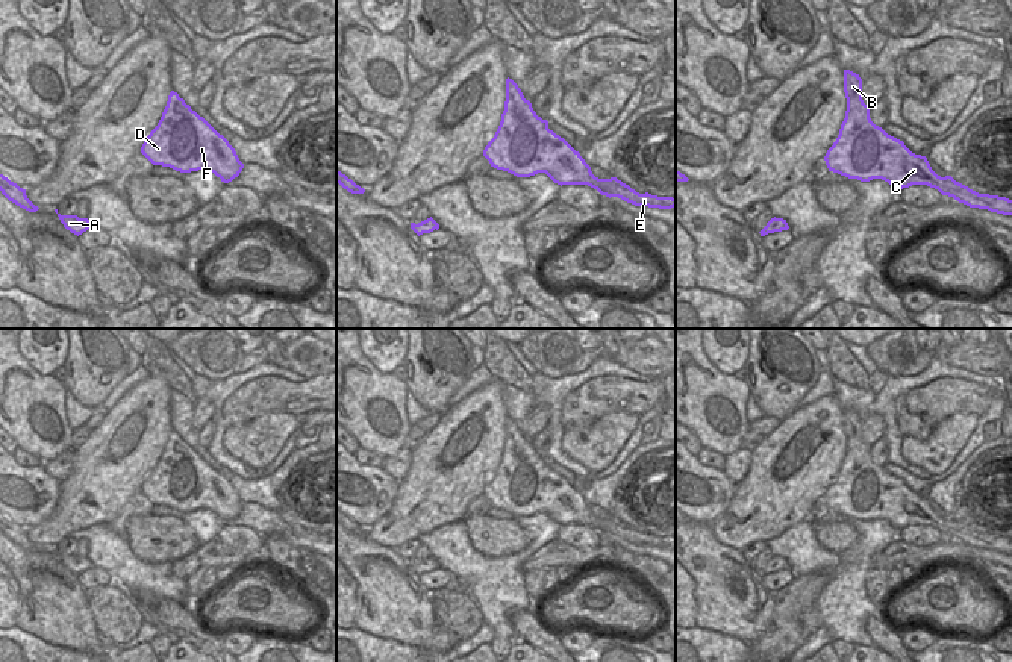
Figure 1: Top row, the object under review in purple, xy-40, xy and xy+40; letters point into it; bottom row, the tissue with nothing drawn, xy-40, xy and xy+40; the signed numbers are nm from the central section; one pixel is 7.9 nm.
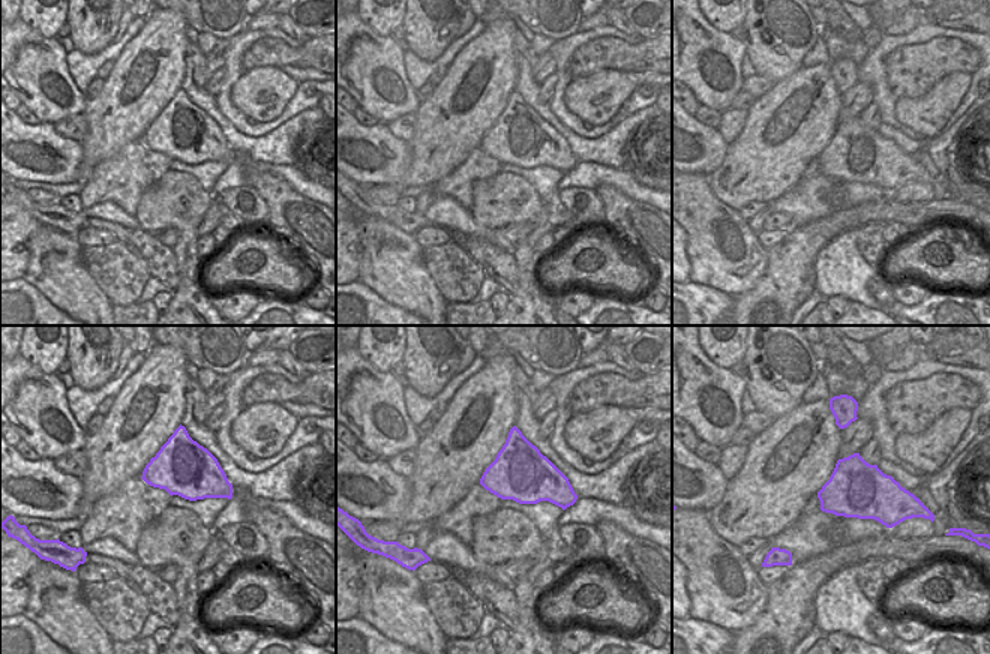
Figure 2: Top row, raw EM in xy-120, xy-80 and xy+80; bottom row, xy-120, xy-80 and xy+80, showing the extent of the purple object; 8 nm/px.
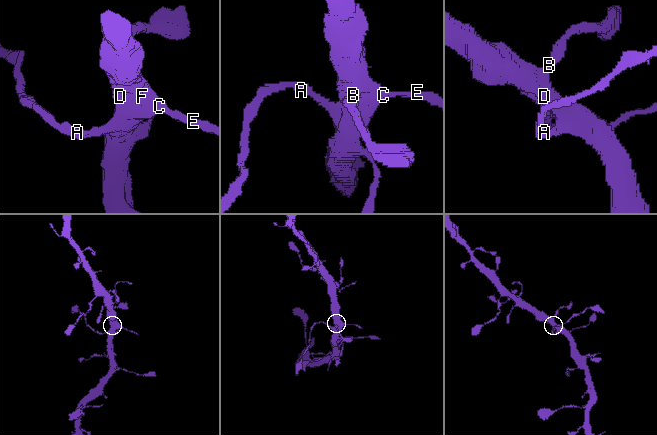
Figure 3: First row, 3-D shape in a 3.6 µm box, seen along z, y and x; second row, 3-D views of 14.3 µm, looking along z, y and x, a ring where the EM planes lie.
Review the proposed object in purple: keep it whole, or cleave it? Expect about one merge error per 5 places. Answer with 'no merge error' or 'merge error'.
merge error

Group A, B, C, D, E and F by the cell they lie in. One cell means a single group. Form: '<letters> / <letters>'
A / B C D E F

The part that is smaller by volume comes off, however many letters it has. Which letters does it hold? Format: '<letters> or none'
A

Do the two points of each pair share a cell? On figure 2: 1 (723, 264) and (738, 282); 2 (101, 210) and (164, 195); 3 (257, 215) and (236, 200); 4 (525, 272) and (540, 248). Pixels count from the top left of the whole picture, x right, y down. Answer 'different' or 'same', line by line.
1: same
2: different
3: same
4: different

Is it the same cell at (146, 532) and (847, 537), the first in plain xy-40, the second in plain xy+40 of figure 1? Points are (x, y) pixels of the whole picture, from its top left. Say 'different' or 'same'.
same

